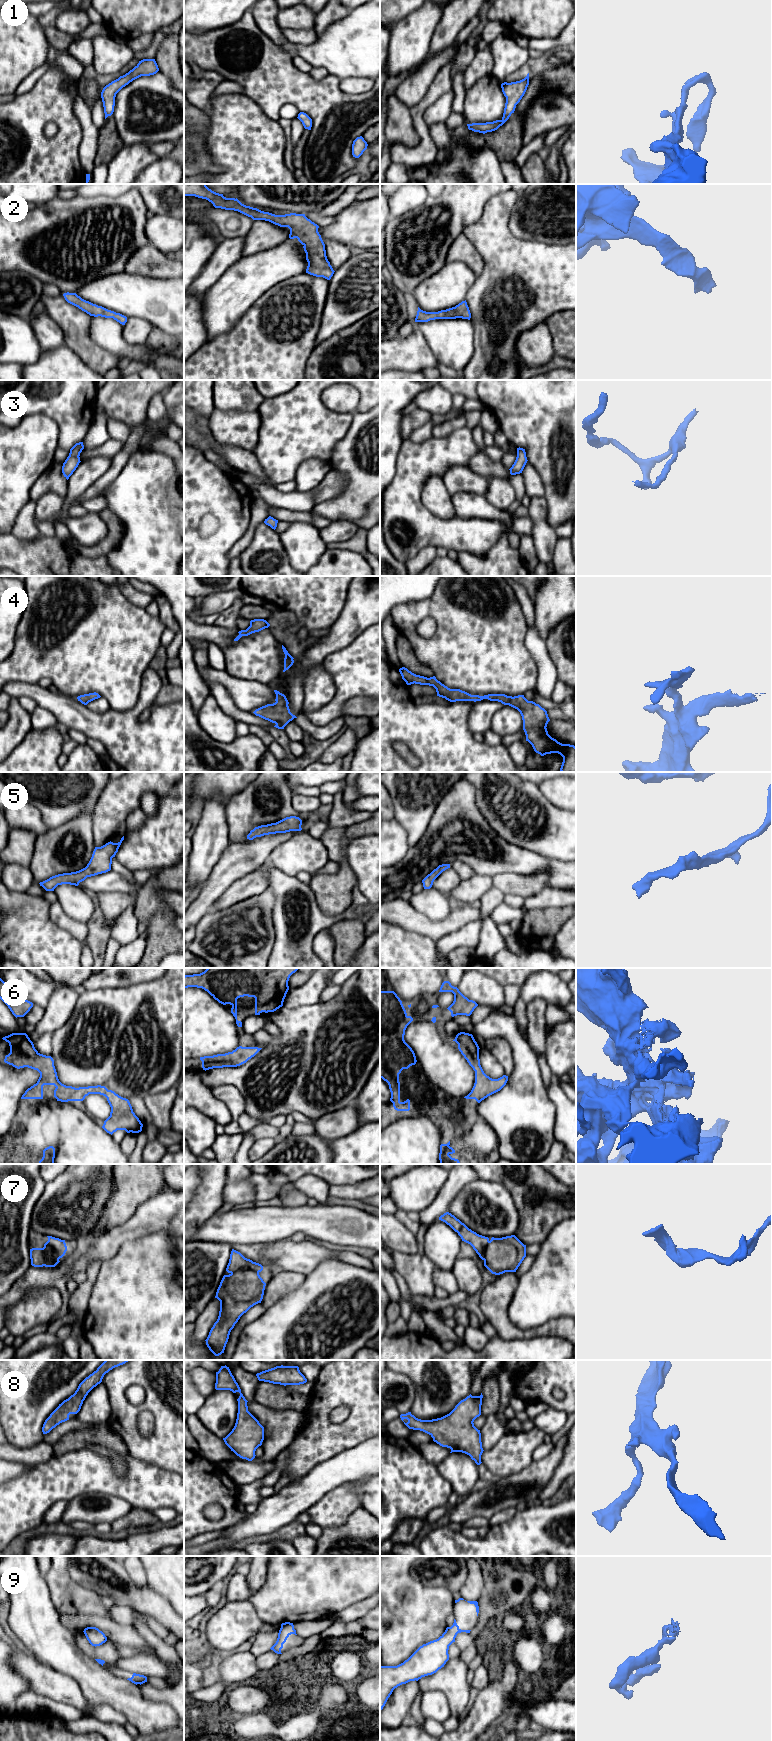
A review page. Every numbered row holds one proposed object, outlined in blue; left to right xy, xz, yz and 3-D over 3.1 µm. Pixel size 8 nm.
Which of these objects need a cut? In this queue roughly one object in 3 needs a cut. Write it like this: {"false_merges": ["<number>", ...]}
{"false_merges": []}

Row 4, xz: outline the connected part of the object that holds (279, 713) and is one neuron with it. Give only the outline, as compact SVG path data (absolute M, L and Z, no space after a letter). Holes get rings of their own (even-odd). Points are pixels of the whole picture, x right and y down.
M274 690L274 692L276 694L276 702L262 706L253 713L256 716L275 723L274 727L284 729L290 721L297 717L290 712L286 696L277 690Z

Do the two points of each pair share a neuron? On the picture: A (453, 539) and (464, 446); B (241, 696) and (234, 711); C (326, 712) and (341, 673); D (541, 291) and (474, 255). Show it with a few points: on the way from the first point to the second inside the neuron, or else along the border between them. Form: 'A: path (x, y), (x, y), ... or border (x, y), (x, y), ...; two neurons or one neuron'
A: path (425, 518), (412, 505), (413, 483), (436, 460); one neuron
B: border (223, 686), (232, 701), (240, 709), (252, 712); two neurons
C: path (336, 702), (341, 697), (341, 683); one neuron
D: border (469, 239), (482, 259), (482, 271), (477, 276); two neurons

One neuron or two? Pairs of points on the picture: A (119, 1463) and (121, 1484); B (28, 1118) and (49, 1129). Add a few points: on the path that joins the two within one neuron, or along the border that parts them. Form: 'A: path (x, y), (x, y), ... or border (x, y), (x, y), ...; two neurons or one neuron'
A: border (106, 1458), (118, 1475), (125, 1476), (127, 1474); two neurons
B: path (33, 1118), (39, 1123), (44, 1124); one neuron

